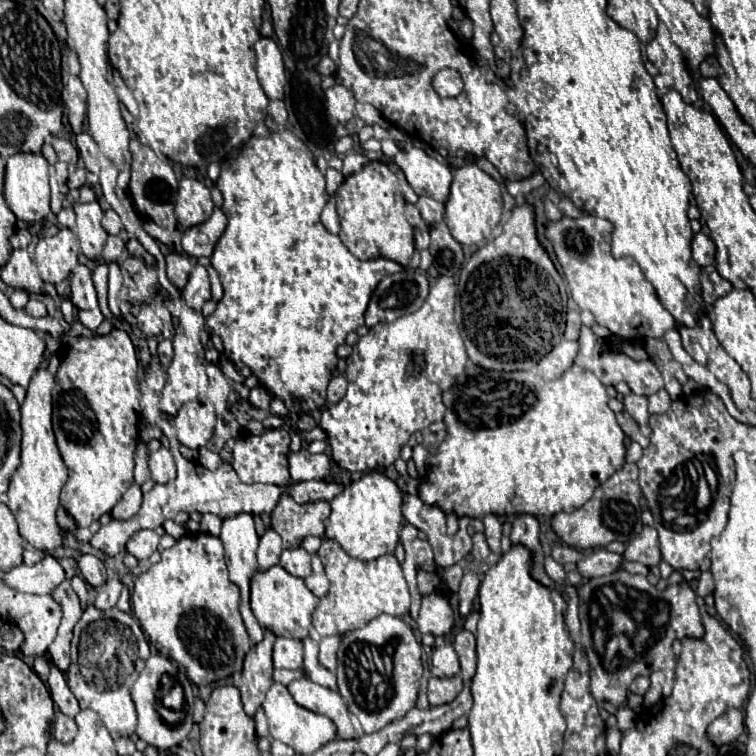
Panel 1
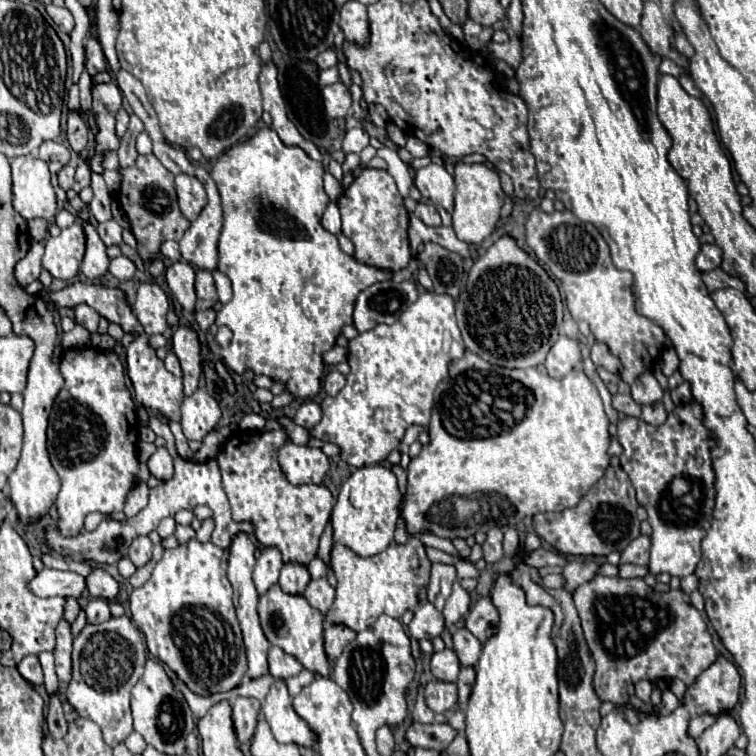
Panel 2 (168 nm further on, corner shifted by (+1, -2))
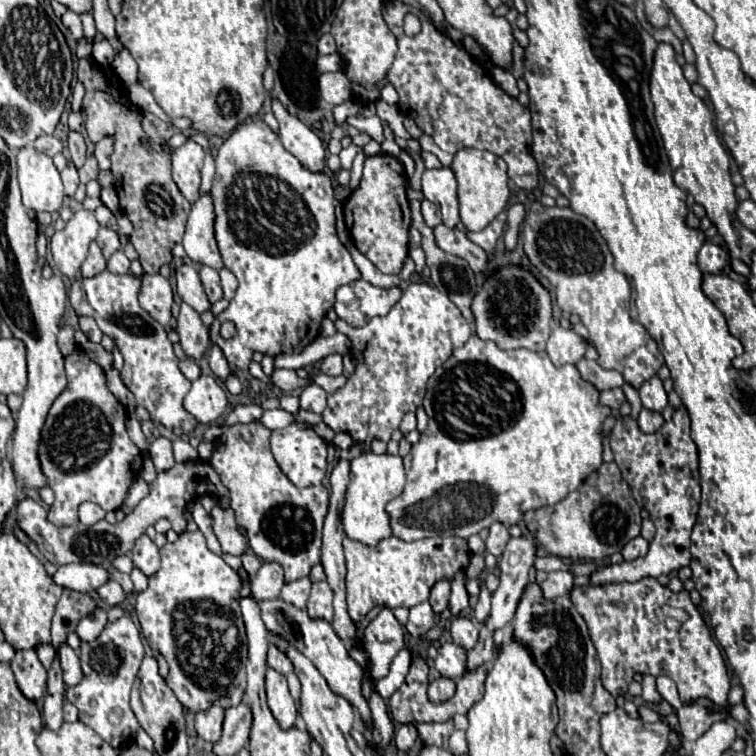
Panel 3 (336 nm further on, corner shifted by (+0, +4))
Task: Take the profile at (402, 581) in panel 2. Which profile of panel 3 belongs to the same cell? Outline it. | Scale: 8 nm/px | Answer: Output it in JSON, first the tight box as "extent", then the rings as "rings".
{"extent":[343,536,471,622],"rings":[[[389,536],[373,548],[351,538],[343,538],[343,548],[347,560],[347,606],[353,622],[361,622],[375,606],[417,606],[429,598],[429,590],[437,580],[451,580],[457,570],[465,568],[471,554],[467,540],[457,536],[433,536],[415,542]]]}

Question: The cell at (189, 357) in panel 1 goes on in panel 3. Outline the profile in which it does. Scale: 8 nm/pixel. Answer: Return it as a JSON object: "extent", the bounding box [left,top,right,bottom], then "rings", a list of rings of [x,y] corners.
{"extent":[177,304,209,362],"rings":[[[181,304],[181,312],[177,316],[177,334],[179,334],[179,344],[183,352],[193,360],[199,362],[209,346],[209,330],[203,326],[199,314],[189,306]]]}

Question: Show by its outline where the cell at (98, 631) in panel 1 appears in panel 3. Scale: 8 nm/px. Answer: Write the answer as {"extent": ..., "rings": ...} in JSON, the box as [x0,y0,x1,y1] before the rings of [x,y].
{"extent":[67,616,145,748],"rings":[[[123,616],[115,622],[107,622],[103,632],[93,642],[81,642],[79,658],[83,668],[83,680],[77,686],[67,688],[67,700],[79,708],[79,720],[91,726],[113,748],[127,744],[139,730],[139,722],[129,706],[129,692],[137,678],[145,648],[141,634],[131,618]]]}

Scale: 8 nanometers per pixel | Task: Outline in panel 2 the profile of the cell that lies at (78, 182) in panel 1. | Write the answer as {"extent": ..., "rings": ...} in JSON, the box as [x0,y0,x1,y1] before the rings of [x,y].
{"extent":[74,162,90,192],"rings":[[[80,162],[78,166],[76,166],[76,184],[74,184],[74,190],[76,192],[80,192],[82,188],[86,188],[86,186],[90,186],[90,164],[88,162]]]}

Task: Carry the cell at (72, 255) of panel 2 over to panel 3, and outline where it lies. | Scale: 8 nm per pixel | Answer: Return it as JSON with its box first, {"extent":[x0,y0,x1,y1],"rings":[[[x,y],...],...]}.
{"extent":[49,210,99,278],"rings":[[[77,210],[67,226],[53,234],[49,248],[61,274],[65,274],[67,278],[77,276],[83,260],[87,258],[89,244],[97,236],[97,230],[99,222],[95,220],[93,212]]]}

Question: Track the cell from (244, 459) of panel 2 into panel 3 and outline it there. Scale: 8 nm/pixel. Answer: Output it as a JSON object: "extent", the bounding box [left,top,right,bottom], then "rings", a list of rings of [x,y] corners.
{"extent":[211,422,329,580],"rings":[[[249,422],[249,424],[235,424],[227,432],[223,432],[217,442],[211,456],[213,468],[219,472],[221,482],[227,486],[231,496],[231,508],[235,512],[237,524],[241,524],[247,530],[249,546],[253,552],[267,562],[279,562],[285,570],[285,580],[297,580],[303,576],[309,576],[309,570],[321,562],[321,528],[323,518],[329,504],[329,492],[325,486],[309,486],[309,488],[297,488],[279,468],[275,462],[271,448],[269,448],[271,430],[265,428],[261,422]]]}

